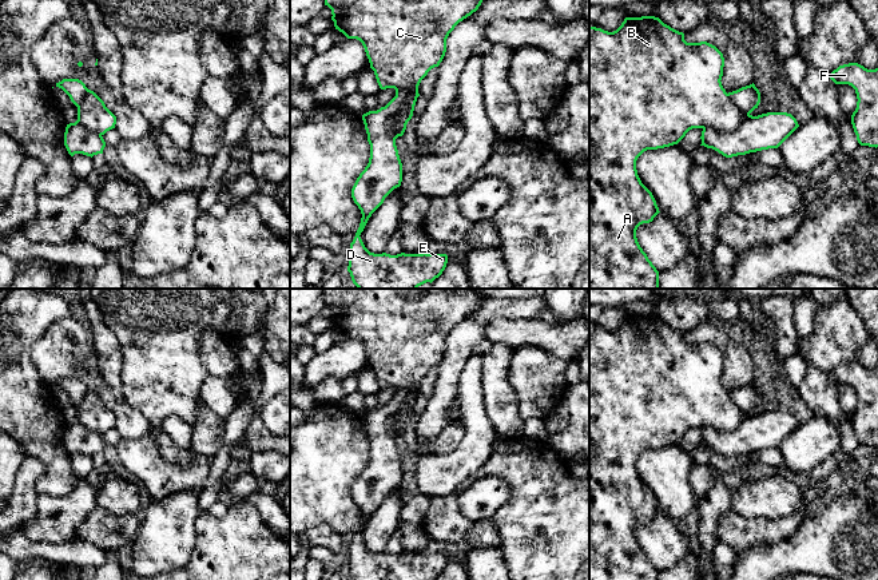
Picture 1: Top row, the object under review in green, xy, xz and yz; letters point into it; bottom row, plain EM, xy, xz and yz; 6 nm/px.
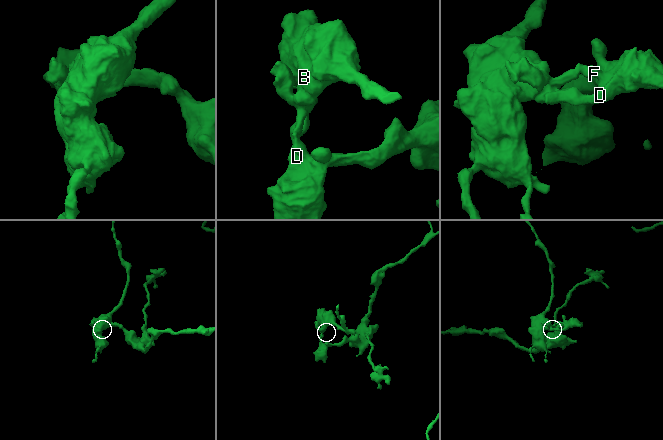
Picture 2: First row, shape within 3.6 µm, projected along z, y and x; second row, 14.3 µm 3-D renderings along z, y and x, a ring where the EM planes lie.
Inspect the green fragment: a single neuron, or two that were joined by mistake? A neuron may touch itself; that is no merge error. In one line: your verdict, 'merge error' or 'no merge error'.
merge error

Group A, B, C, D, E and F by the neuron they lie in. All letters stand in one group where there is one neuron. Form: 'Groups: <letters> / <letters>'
Groups: A B C / D E F

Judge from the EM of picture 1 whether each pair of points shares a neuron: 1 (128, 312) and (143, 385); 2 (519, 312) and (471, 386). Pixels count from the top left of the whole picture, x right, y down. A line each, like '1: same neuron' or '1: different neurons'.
1: same neuron
2: different neurons

